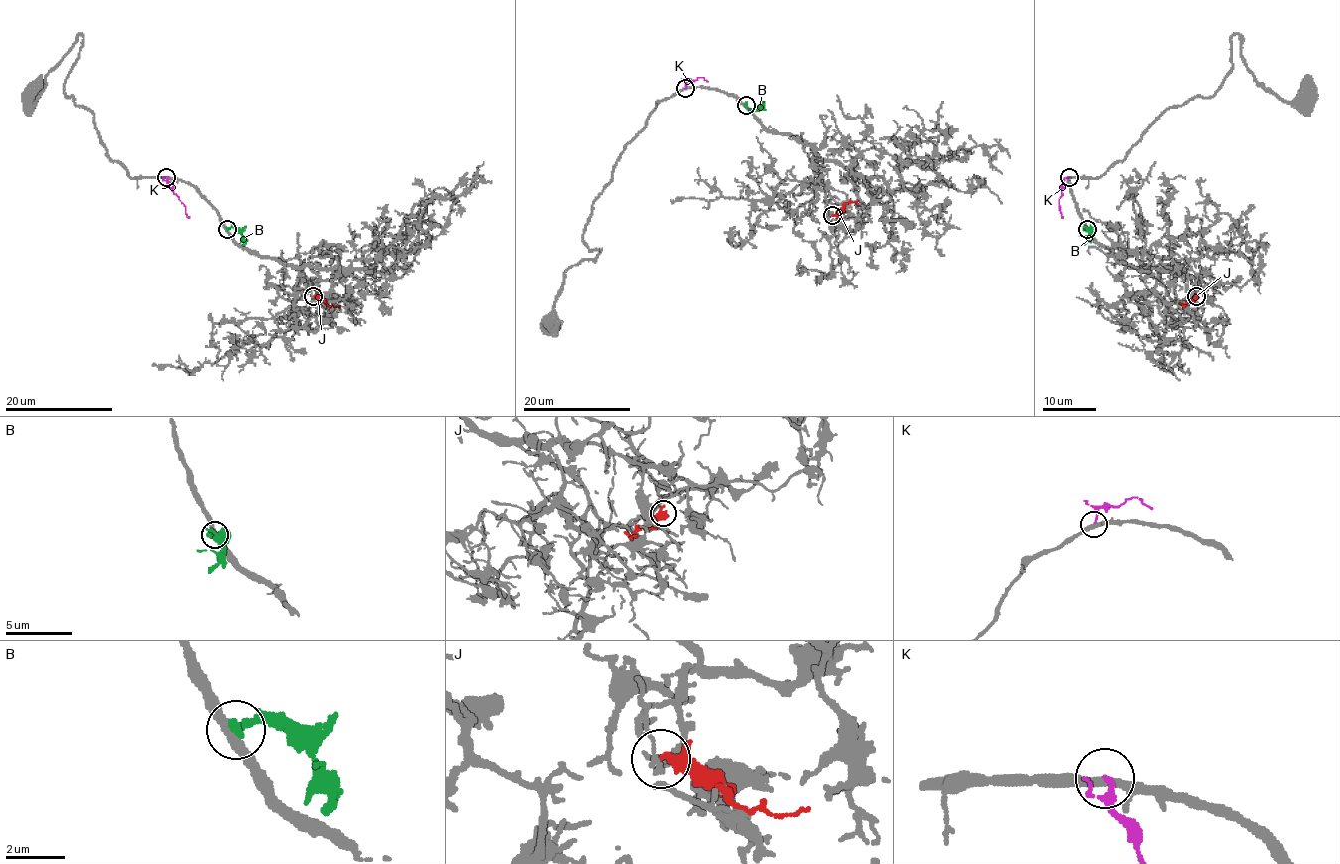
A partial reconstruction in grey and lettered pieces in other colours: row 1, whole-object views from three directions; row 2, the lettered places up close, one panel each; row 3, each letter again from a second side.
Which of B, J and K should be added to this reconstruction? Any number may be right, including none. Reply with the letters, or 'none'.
none

